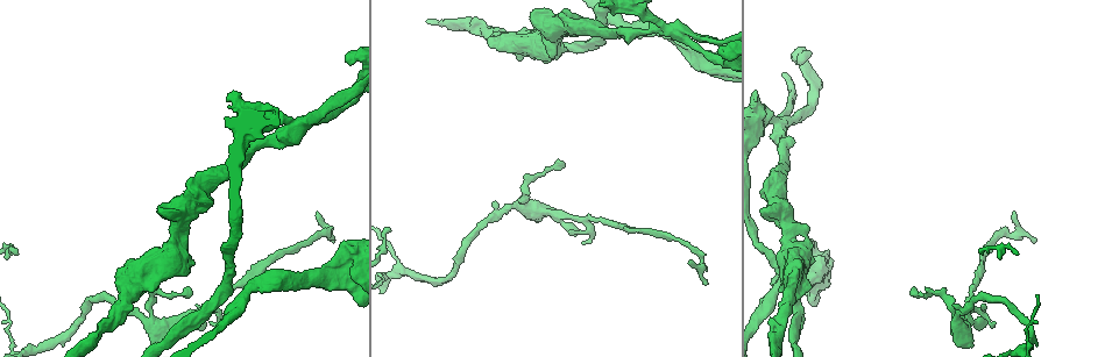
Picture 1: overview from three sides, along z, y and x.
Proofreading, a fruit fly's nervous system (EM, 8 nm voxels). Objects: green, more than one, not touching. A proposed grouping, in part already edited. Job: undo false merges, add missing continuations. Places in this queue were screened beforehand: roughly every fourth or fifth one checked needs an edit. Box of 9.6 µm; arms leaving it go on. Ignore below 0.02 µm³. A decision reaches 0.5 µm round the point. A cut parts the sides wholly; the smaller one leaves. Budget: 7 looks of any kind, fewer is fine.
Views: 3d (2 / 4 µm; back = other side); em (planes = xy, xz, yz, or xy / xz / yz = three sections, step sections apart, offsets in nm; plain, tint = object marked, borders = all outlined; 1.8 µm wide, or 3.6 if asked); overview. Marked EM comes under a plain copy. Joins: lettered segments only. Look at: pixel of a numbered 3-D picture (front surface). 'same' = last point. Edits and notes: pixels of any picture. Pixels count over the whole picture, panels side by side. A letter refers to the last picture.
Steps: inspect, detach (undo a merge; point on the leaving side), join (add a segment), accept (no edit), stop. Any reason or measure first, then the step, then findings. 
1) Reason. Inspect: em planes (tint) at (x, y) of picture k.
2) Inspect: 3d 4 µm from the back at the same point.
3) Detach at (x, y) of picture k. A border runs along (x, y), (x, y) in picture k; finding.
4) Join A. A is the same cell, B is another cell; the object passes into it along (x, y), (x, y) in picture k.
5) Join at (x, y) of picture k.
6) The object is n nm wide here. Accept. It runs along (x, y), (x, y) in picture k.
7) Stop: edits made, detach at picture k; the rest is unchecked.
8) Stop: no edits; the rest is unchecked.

Three-way junction. Inspect: em planes (tint) at (778, 124) of picture 1.

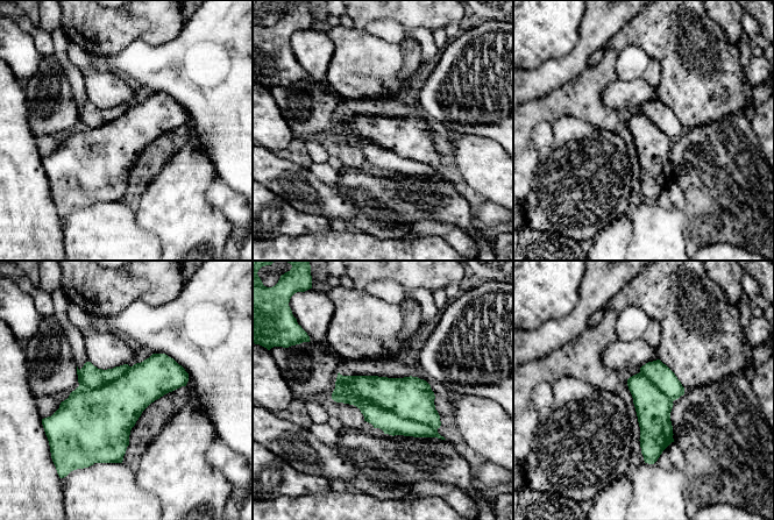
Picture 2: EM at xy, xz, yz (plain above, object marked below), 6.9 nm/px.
Inspect: em planes (borders) at the same point.

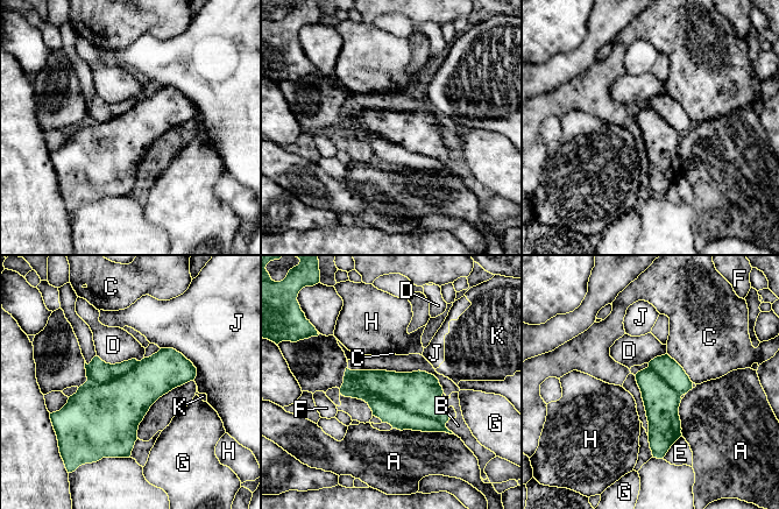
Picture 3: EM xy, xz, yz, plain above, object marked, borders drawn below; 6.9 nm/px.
Detach at (397, 417) of picture 3. A, B, C, D, E, F, G, H, J and K are other cells; a border runs along (365, 394), (372, 393), (445, 424) in picture 3; two neurons meet here.

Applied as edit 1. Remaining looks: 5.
Inspect: overview.

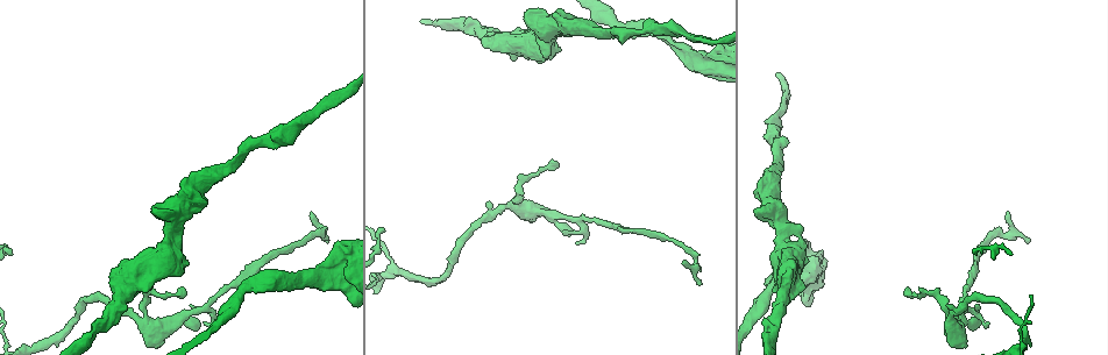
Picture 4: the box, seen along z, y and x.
Three arms meet. Inspect: em yz step 8 (borders) at (949, 322) of picture 4.

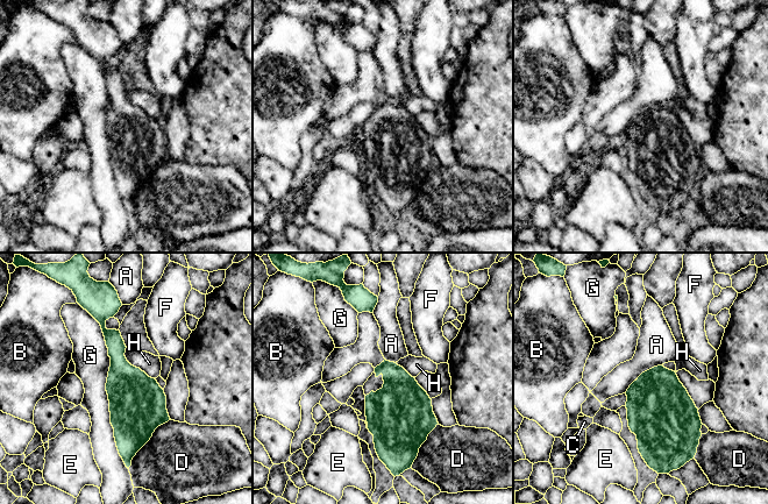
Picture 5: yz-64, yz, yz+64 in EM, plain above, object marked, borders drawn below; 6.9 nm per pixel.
Accept. A, B, C, D, E, F, G and H are other cells; one neuron here.

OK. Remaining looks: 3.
Stop: edits made, detach at picture 3; the rest is unchecked.

